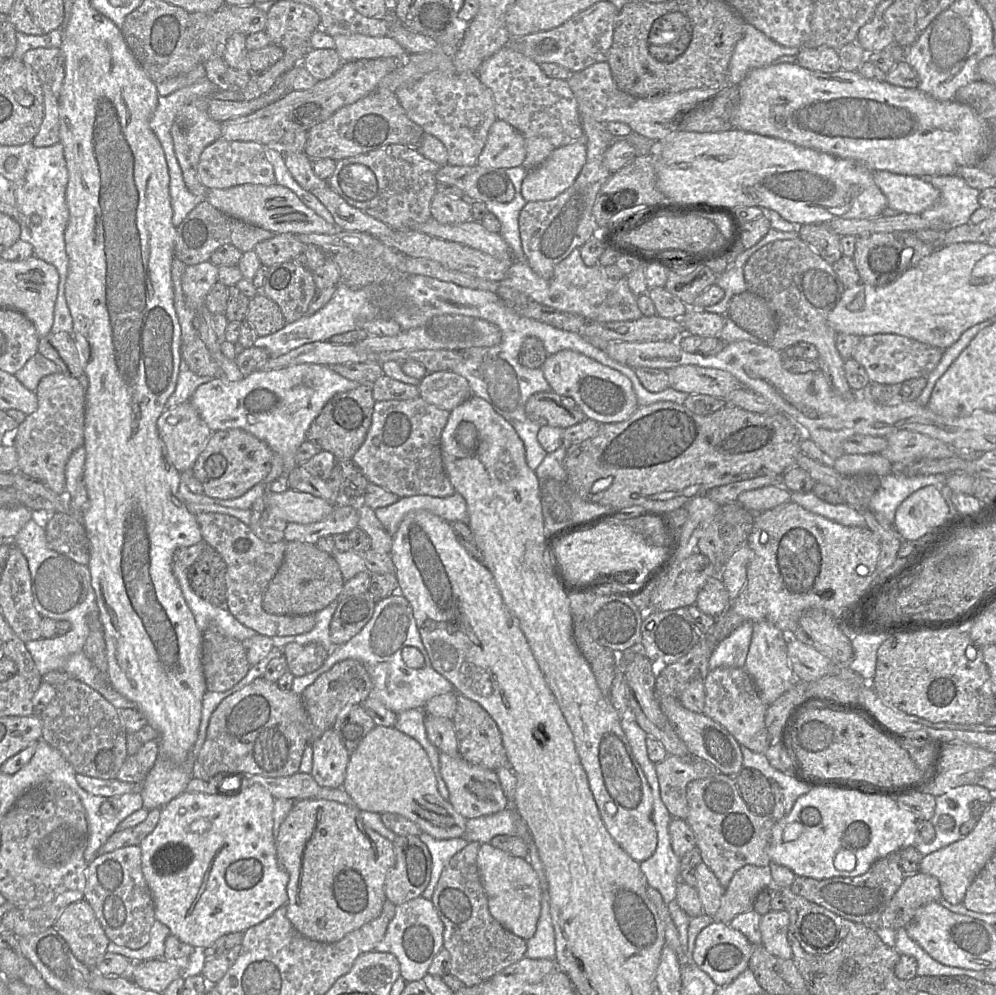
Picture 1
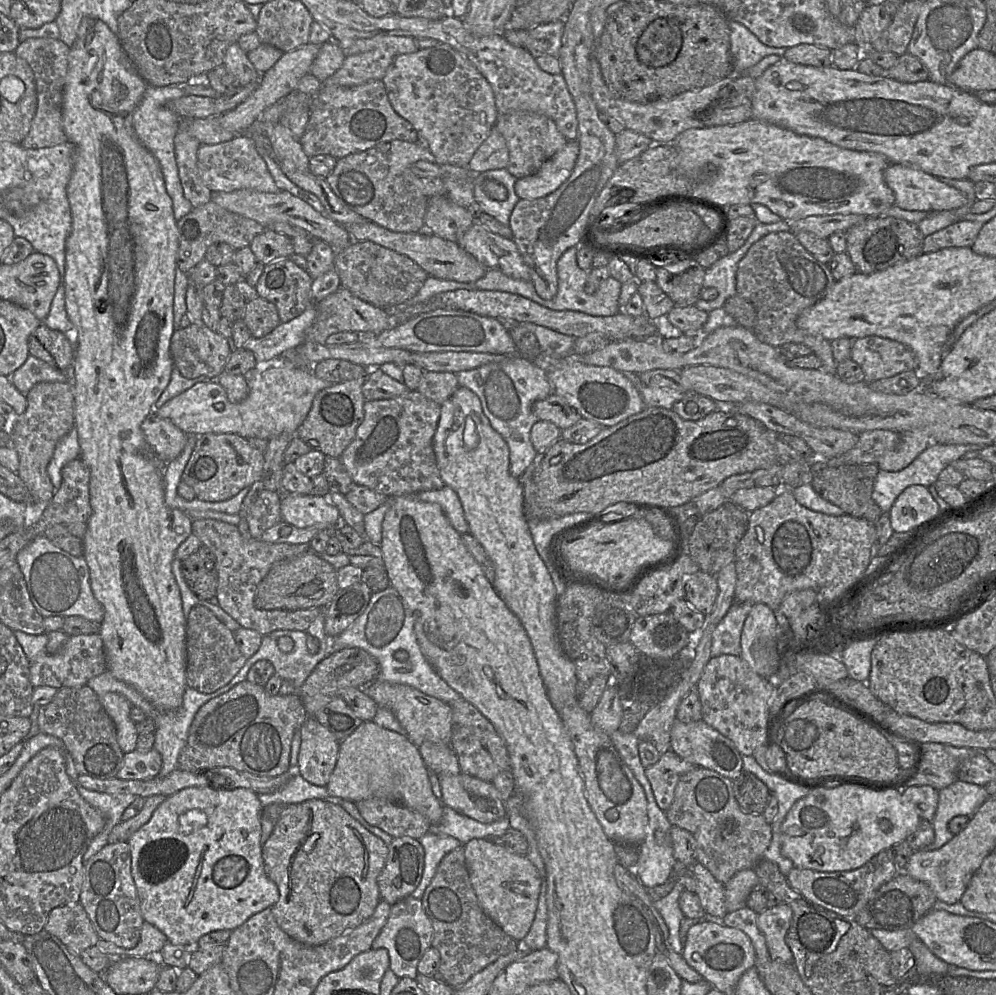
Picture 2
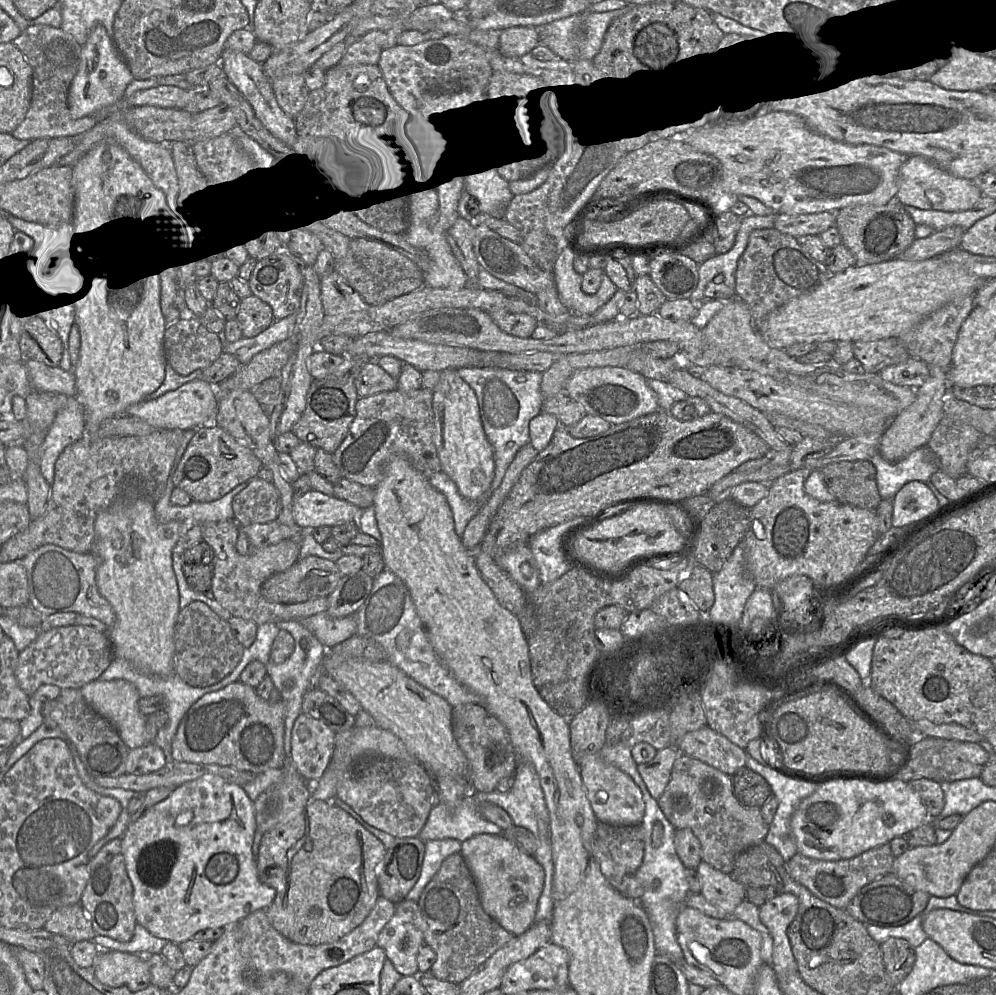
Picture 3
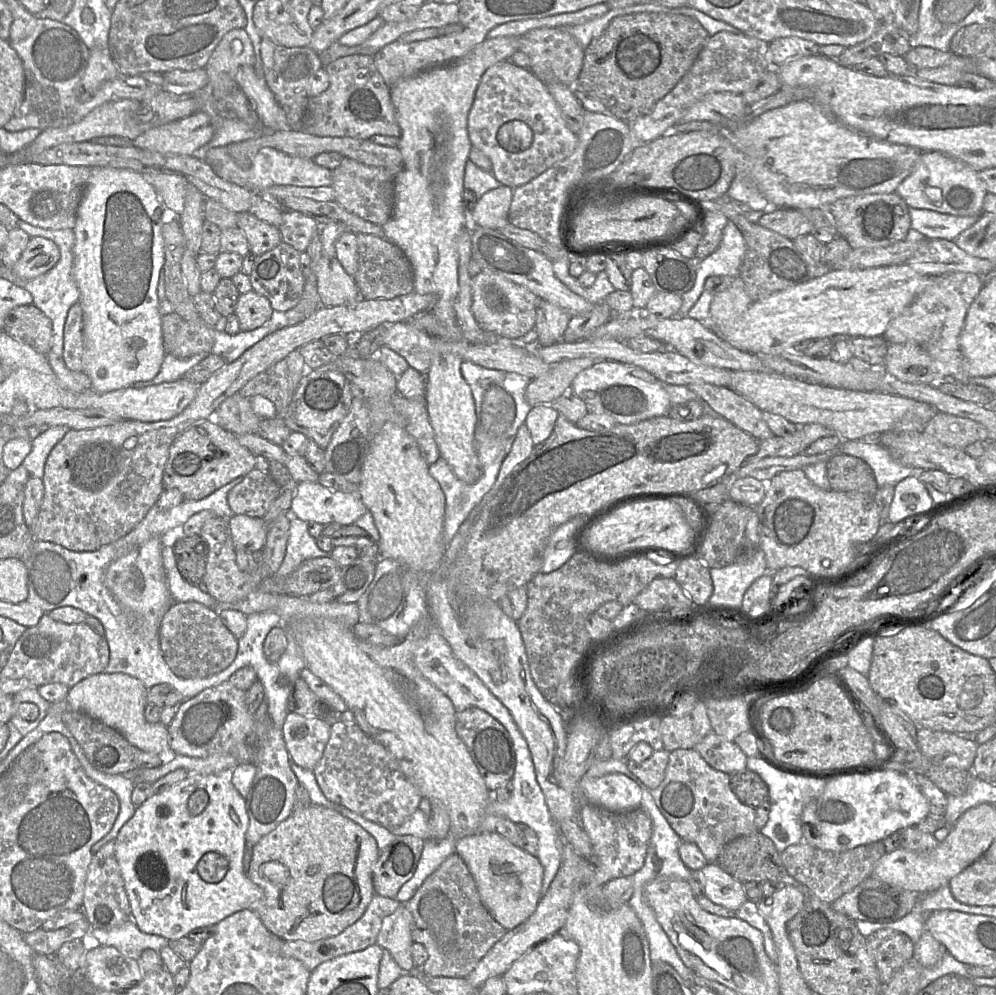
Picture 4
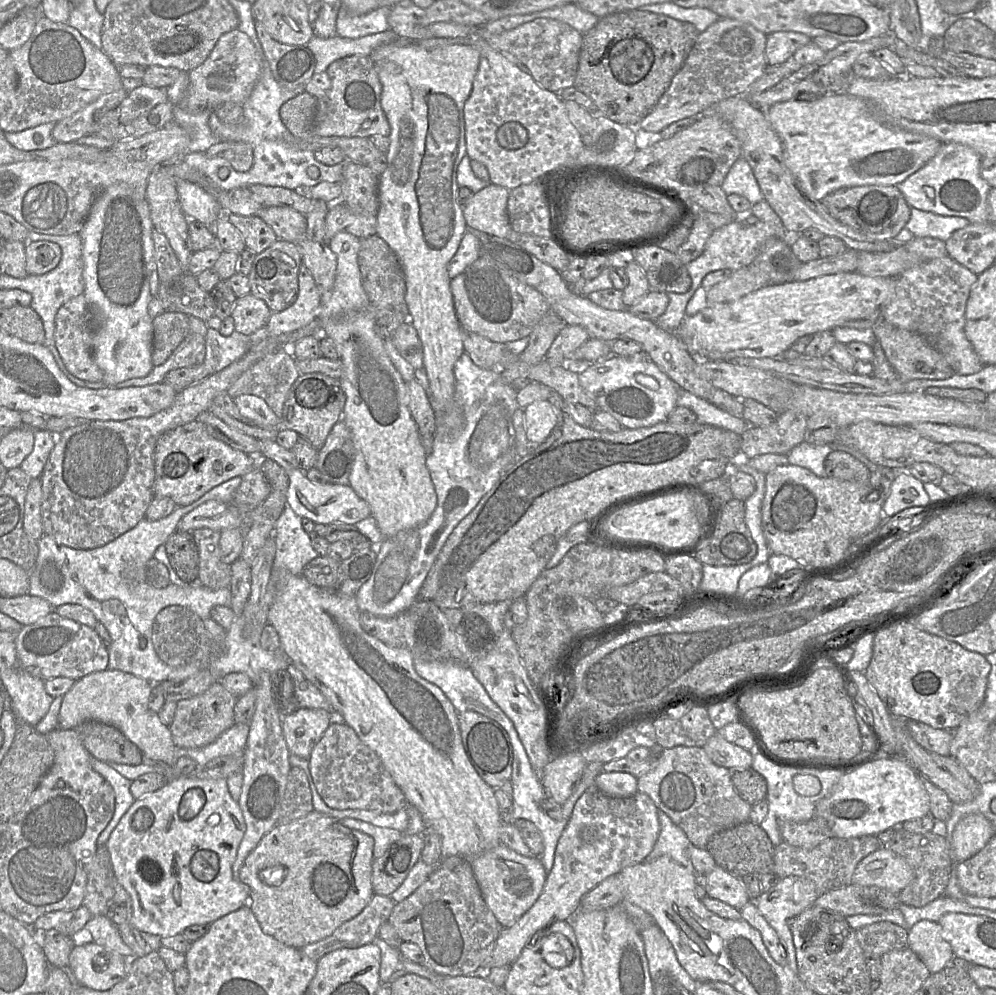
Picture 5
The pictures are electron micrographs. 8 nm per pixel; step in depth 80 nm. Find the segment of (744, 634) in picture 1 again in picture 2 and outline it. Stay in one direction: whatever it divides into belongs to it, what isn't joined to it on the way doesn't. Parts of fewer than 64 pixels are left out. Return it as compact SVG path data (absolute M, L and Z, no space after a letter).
M734 602L713 631L711 658L720 655L741 655L742 629L751 606L750 604Z

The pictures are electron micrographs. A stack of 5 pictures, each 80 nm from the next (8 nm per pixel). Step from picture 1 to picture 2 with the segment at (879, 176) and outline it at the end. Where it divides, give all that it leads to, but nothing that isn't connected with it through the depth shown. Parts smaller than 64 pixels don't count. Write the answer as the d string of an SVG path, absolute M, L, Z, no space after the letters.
M889 164L884 171L884 180L895 196L895 206L909 211L944 211L956 209L967 203L963 193L941 179L914 166Z

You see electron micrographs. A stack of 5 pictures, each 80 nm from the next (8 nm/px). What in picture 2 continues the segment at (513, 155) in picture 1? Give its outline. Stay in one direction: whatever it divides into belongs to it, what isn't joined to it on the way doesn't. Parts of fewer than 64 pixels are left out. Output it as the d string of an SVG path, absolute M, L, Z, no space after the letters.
M494 126L474 153L469 162L468 168L474 174L479 174L488 170L503 169L508 166L509 151L505 139Z

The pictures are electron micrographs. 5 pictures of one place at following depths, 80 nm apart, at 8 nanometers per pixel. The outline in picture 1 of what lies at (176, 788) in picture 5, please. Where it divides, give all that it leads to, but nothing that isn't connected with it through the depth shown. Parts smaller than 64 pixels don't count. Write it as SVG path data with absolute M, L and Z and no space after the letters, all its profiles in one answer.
M253 785L246 789L207 794L201 792L184 792L165 805L160 812L159 821L155 829L140 843L141 866L145 881L150 889L155 908L156 921L166 925L170 934L193 948L208 948L221 936L229 933L244 933L248 928L267 919L276 909L285 906L288 900L288 873L279 864L276 853L276 842L273 831L273 809L275 798L260 785Z

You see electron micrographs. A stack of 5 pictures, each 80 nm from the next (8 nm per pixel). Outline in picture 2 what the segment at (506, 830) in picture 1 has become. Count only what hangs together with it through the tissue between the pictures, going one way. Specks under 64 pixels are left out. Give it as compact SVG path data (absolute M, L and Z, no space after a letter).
M444 806L440 821L430 825L429 832L437 835L452 836L463 845L472 839L493 838L500 836L511 828L510 819L506 815L491 823L483 823Z

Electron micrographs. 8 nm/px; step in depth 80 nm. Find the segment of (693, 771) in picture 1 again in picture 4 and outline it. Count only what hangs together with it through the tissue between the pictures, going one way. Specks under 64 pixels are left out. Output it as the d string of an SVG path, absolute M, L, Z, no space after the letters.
M662 749L654 753L643 762L627 759L629 771L643 782L649 790L657 788L665 777L670 752Z

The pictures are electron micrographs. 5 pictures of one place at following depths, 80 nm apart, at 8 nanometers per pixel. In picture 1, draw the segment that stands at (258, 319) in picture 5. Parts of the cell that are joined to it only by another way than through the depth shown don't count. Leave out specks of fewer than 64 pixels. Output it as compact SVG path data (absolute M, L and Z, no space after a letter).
M260 292L249 302L246 321L248 321L253 326L259 337L273 334L281 330L287 324L277 303Z

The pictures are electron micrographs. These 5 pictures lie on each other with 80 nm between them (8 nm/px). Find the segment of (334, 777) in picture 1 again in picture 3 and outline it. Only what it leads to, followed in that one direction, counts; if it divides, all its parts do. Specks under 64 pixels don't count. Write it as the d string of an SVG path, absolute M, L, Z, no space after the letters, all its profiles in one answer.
M300 714L291 732L291 761L308 781L319 780L327 770L334 750L334 733L323 722Z

